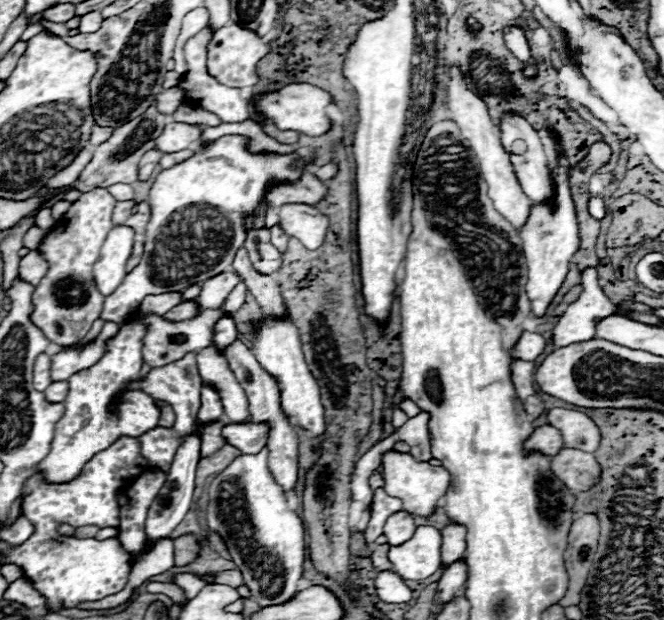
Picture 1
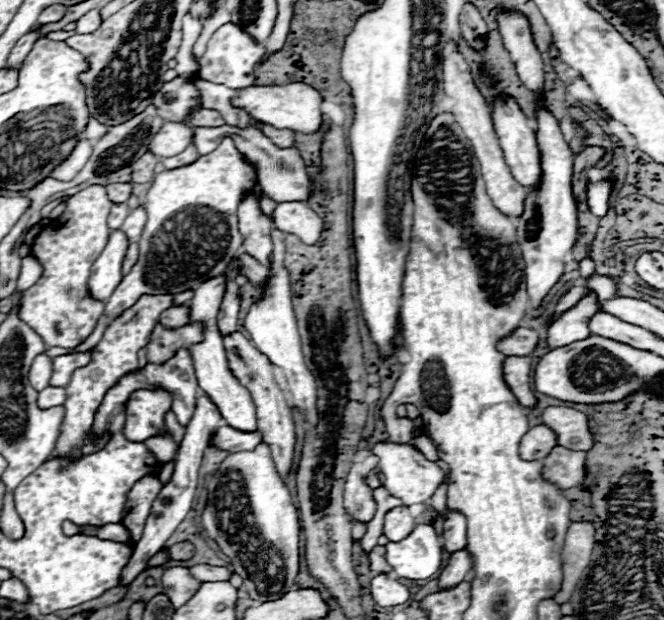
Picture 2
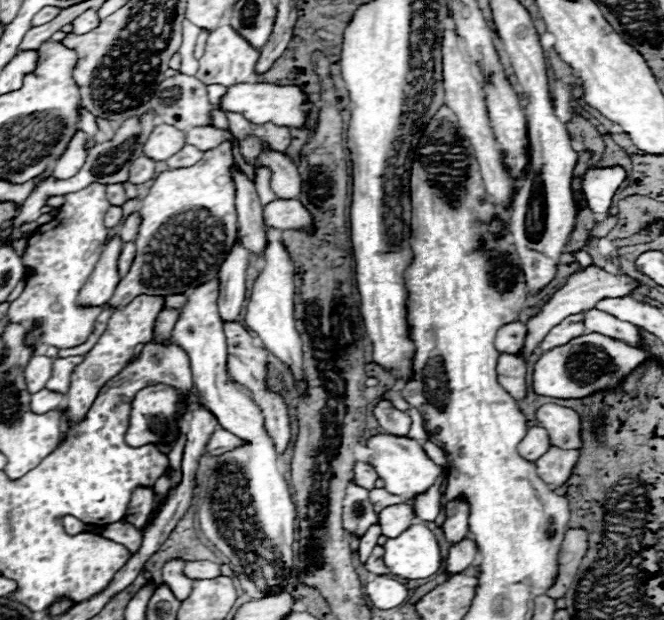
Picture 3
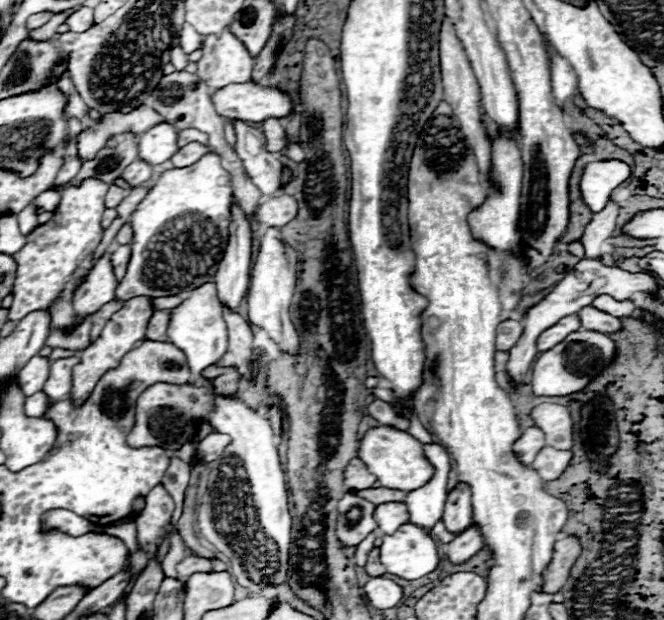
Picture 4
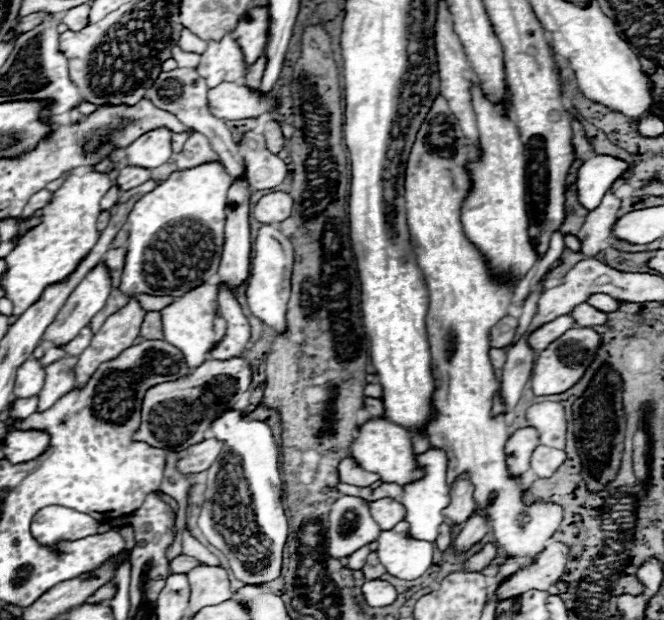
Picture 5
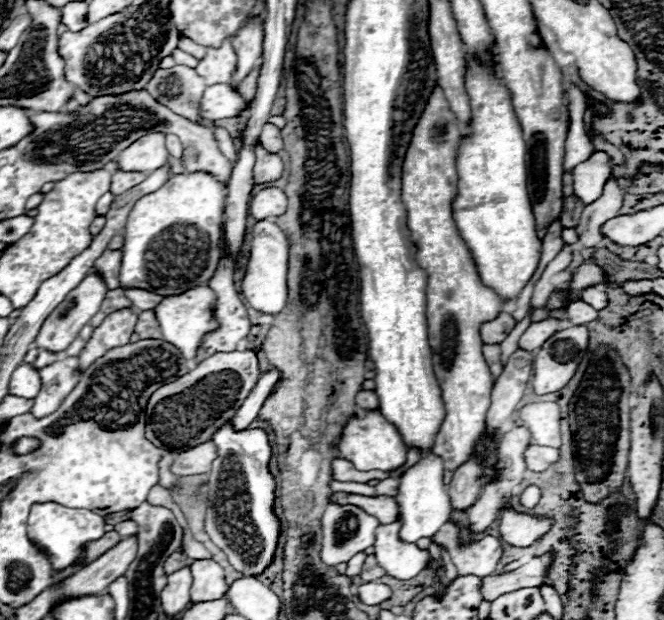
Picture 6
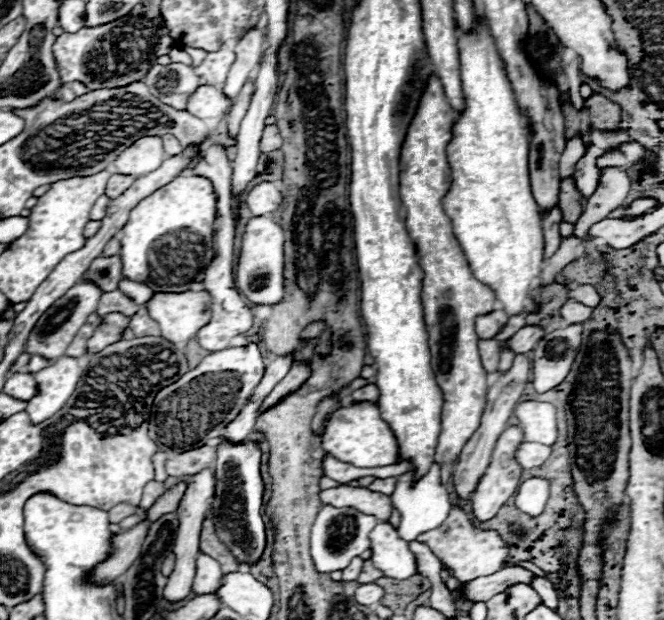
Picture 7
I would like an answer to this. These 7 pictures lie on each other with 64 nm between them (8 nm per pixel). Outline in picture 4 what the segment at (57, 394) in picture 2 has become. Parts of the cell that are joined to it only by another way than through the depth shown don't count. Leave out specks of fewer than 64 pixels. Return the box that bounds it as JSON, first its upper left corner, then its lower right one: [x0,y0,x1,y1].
[24,392,52,416]

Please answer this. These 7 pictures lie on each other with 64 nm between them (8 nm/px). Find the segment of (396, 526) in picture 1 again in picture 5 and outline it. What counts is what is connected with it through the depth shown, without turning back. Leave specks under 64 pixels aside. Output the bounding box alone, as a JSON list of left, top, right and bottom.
[368,500,406,530]

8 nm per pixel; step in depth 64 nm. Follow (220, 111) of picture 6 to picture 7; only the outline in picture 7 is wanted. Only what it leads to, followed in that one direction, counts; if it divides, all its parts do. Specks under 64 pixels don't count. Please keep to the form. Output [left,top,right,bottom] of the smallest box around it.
[186,86,232,120]

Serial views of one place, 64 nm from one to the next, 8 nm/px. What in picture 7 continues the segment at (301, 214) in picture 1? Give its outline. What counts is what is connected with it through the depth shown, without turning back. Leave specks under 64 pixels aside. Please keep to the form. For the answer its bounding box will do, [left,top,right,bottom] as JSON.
[244,182,282,216]

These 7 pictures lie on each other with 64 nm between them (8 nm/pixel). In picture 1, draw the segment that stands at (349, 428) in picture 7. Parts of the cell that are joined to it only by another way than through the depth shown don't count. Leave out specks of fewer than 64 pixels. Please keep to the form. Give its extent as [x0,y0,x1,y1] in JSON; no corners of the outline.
[382,452,450,516]

